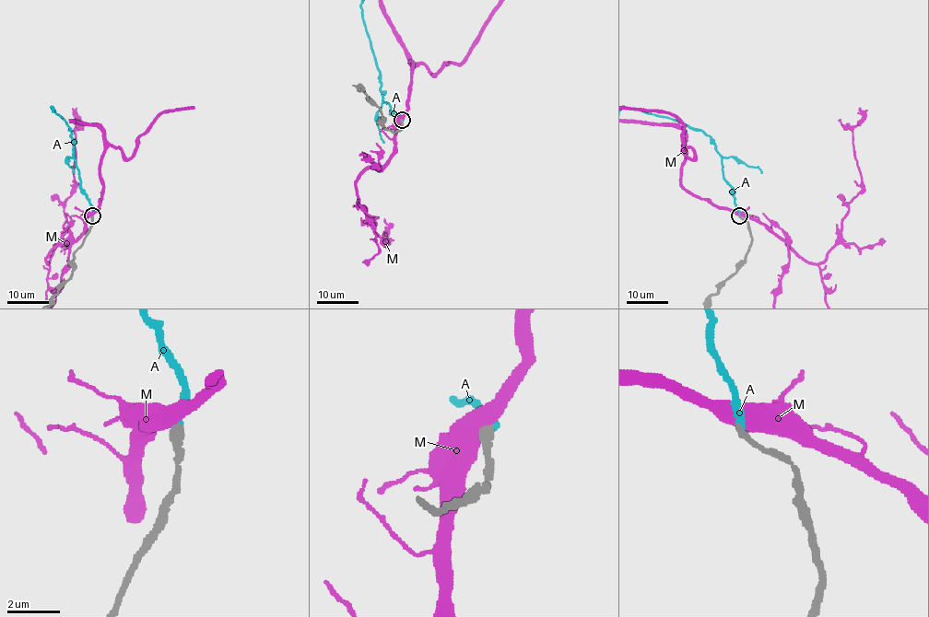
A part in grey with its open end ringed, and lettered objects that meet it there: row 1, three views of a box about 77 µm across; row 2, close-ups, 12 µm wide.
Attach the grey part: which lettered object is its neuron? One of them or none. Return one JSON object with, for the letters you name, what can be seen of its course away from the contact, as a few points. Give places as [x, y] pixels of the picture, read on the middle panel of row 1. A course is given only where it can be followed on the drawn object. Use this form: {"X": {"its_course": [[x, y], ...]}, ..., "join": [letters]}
{"join": ["A"]}

